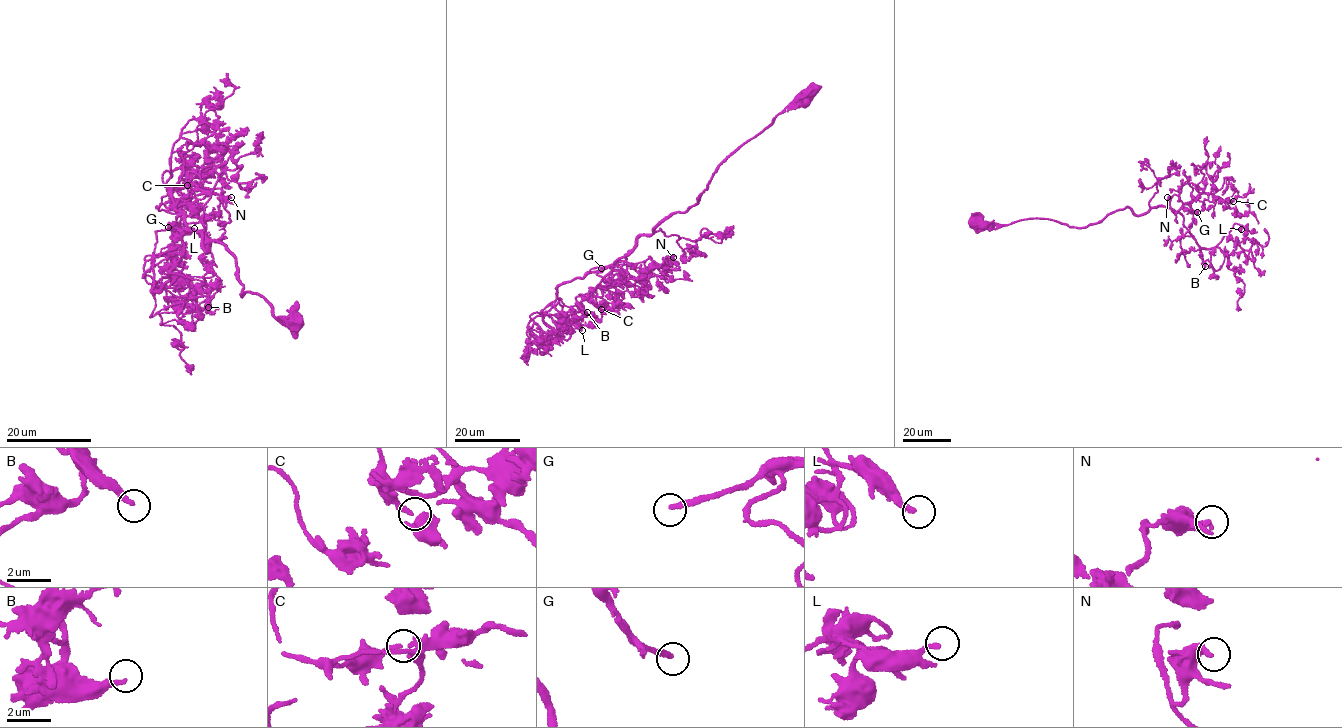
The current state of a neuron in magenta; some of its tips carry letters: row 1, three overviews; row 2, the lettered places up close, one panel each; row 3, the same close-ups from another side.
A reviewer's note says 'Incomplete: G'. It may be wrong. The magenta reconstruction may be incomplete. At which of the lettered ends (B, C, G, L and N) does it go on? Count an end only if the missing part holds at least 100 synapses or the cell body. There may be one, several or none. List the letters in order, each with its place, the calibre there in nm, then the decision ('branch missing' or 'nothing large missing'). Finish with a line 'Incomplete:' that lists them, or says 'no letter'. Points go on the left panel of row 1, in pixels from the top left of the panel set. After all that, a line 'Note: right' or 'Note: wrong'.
B: place (208, 307); calibre 240 nm; nothing large missing
C: place (187, 185); calibre 160 nm; nothing large missing
G: place (168, 227); calibre 240 nm; branch missing
L: place (194, 228); calibre 190 nm; nothing large missing
N: place (231, 197); calibre 240 nm; nothing large missing
Incomplete: G
Note: right

